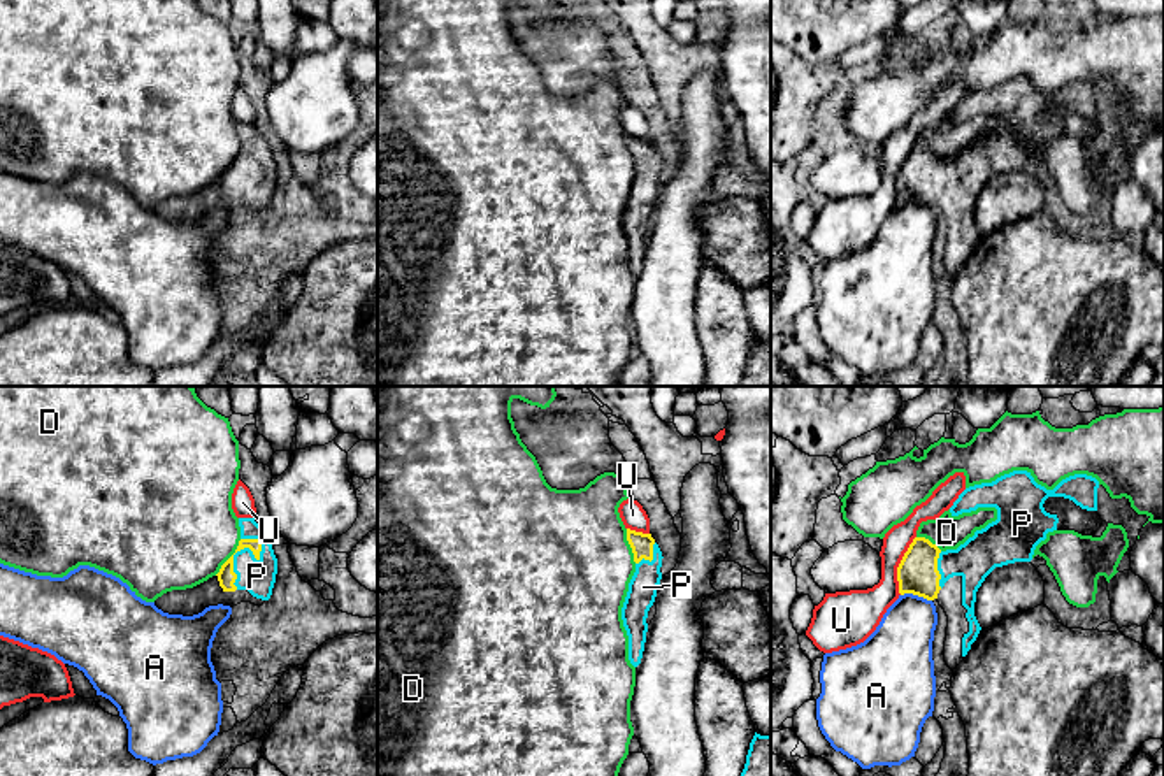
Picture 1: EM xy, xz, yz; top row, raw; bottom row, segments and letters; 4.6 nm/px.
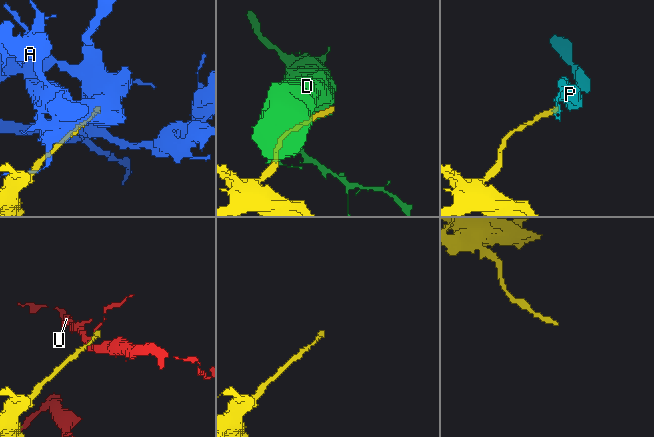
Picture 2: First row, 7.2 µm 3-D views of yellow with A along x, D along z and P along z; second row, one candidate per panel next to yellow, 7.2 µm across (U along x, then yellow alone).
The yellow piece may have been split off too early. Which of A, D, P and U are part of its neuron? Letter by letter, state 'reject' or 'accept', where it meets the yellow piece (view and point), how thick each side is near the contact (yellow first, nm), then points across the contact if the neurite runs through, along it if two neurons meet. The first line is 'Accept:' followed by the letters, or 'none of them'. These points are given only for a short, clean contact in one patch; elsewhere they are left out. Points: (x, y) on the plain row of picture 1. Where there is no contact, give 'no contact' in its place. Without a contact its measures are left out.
Accept: P
A: reject; contact yz (917, 201); calibres 190 and 280 nm
D: reject; contact xy (230, 164); calibres 80 and 480 nm
P: accept; contact xy (239, 157); calibres 80 and 160 nm; way xy (225, 183), (239, 157), (253, 171), (257, 183)
U: reject; contact yz (899, 172); calibres 190 and 180 nm

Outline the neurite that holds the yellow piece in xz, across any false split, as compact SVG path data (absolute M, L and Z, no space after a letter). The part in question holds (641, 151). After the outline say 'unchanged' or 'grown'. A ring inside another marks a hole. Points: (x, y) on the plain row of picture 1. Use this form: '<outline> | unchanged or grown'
M627 135L627 147L634 160L636 179L629 190L622 226L629 242L629 267L637 274L646 249L648 218L655 209L662 186L660 174L664 163L651 140Z | grown

